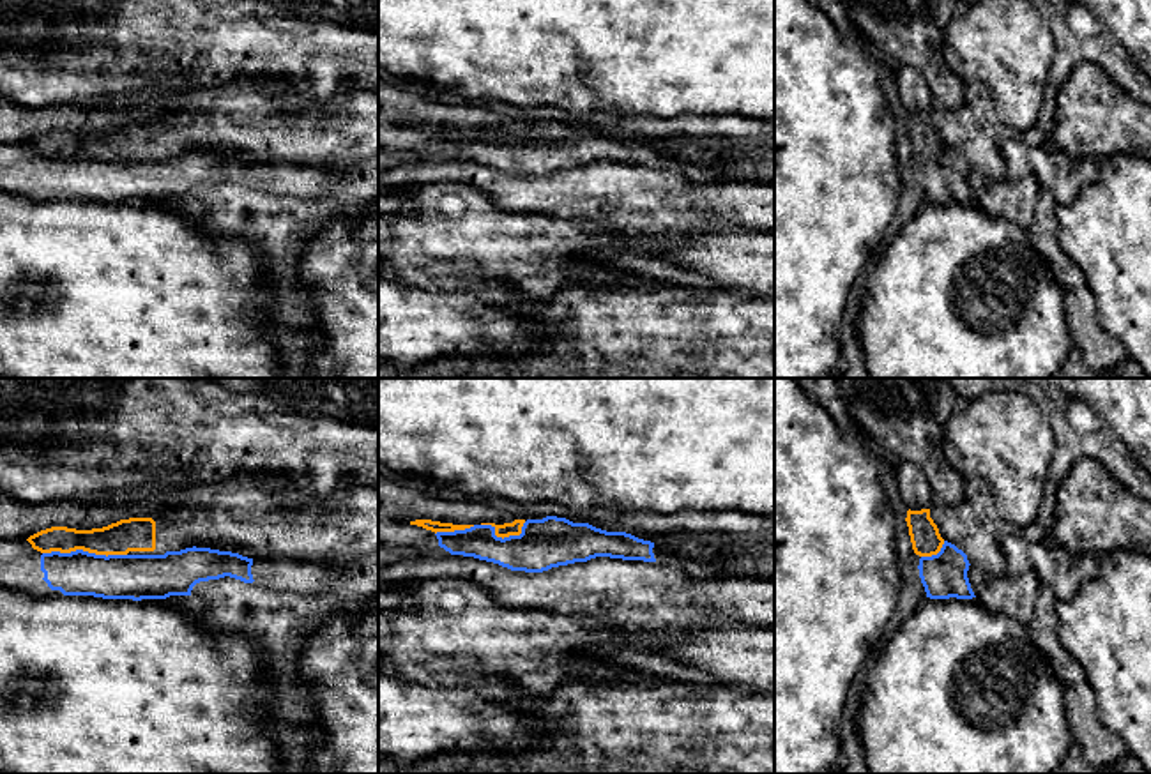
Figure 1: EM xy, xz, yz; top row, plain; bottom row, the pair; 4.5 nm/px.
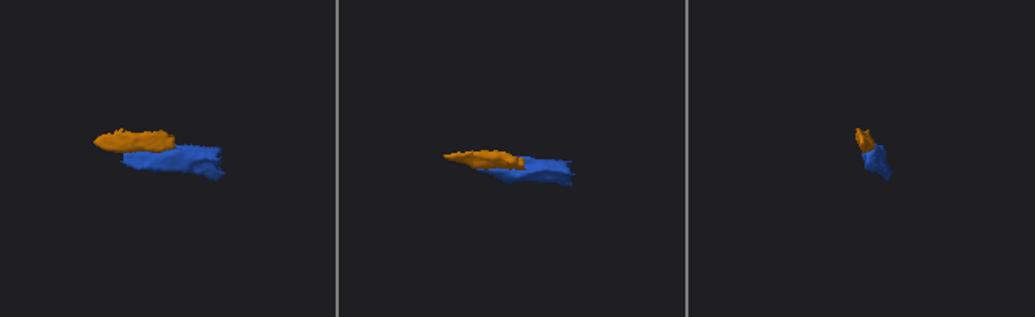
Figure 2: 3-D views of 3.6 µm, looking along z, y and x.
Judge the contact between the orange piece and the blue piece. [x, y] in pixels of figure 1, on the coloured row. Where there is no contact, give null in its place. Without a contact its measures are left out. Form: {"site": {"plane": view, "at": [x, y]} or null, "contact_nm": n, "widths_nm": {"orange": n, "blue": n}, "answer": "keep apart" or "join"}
{"site": {"plane": "xy", "at": [85, 550]}, "contact_nm": 380, "widths_nm": {"orange": 160, "blue": 200}, "answer": "keep apart"}

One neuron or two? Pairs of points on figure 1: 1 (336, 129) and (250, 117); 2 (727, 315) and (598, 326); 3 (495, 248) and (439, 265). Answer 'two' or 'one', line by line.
1: one
2: one
3: one

